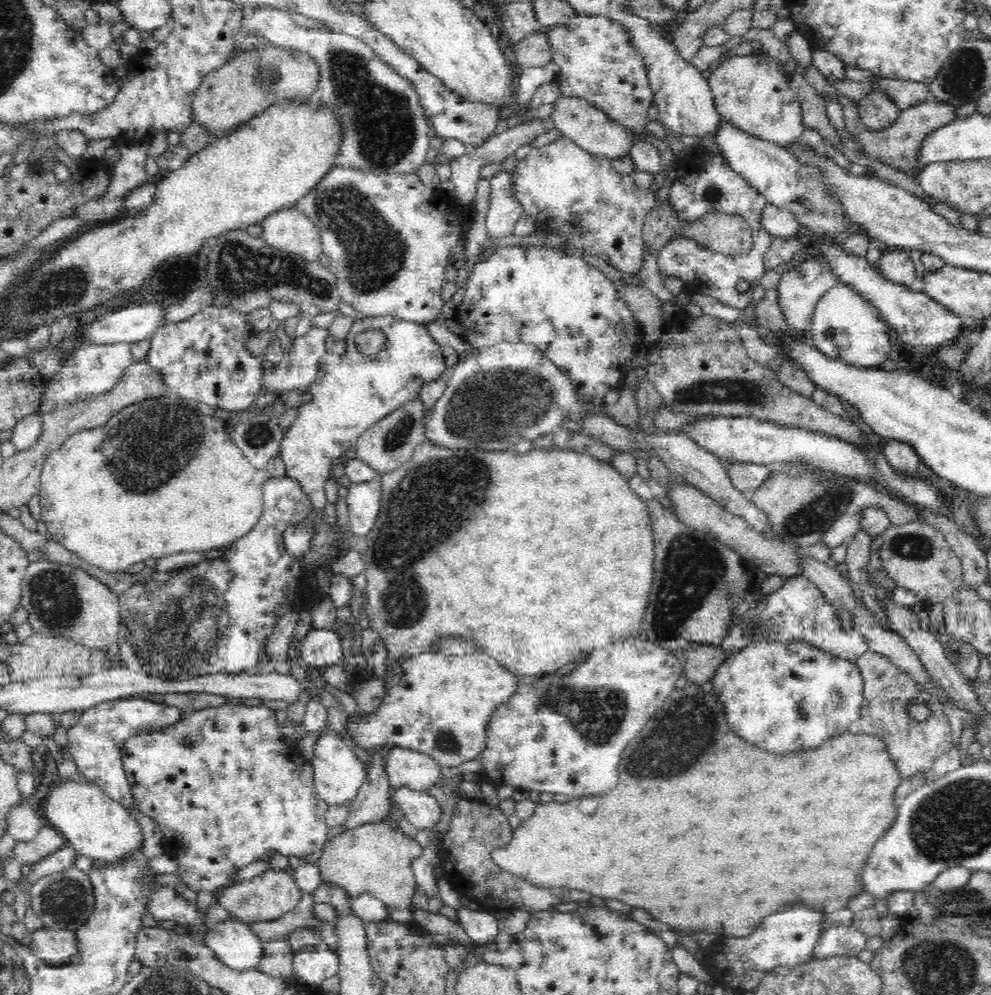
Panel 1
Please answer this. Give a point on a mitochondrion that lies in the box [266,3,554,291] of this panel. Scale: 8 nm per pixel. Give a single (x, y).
(382, 118)

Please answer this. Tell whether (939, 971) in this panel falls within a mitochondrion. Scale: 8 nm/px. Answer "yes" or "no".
yes

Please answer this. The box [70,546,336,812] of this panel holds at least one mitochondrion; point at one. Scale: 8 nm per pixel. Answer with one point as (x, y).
(174, 623)

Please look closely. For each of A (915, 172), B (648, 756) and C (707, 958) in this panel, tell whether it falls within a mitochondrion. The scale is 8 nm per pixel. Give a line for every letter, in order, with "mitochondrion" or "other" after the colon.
A: other
B: mitochondrion
C: other

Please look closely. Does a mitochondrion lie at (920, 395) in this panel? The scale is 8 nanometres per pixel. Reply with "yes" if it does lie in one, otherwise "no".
no

